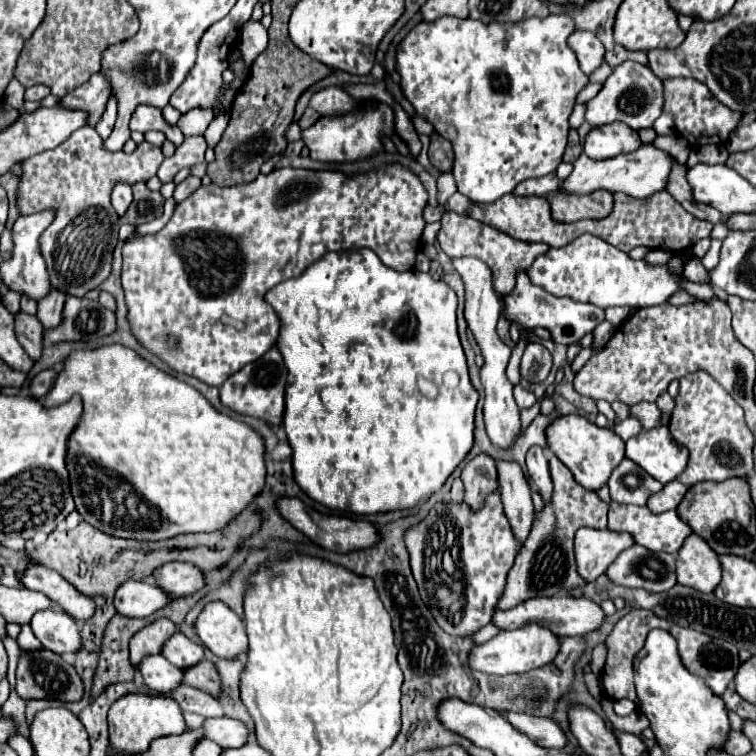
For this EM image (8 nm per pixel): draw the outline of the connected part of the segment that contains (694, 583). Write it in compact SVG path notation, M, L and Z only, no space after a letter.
M689 534L677 552L677 582L707 594L721 582L719 556L697 534Z

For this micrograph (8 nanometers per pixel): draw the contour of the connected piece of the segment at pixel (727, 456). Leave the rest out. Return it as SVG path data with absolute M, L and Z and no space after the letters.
M703 370L691 372L679 380L679 394L669 420L669 432L689 450L687 468L677 476L685 486L693 486L703 480L721 482L729 476L741 476L753 468L753 434L745 426L743 410L733 398Z

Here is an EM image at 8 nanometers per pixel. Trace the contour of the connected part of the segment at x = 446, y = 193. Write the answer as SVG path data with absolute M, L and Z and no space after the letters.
M445 172L437 178L437 188L439 188L439 202L445 202L447 198L452 196L457 190L457 184L453 182L453 174L451 172Z

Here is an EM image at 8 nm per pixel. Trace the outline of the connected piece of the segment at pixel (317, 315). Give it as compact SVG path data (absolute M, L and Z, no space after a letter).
M361 248L361 250L351 250L351 252L325 254L323 258L307 266L301 272L301 276L285 280L273 290L269 290L267 302L279 312L279 318L283 322L281 334L277 338L277 348L281 350L285 366L289 370L287 388L285 388L283 426L287 430L287 438L293 448L295 482L301 486L301 490L311 500L327 506L329 510L341 510L341 512L353 512L353 514L379 514L379 512L407 510L417 504L423 504L435 492L439 492L445 480L453 474L453 470L459 466L459 462L469 454L473 446L475 408L479 400L479 392L473 388L469 380L465 354L463 354L459 334L457 334L457 296L455 292L443 280L435 280L429 274L423 274L417 270L397 274L395 270L389 270L377 258L377 254L373 254L373 250Z

